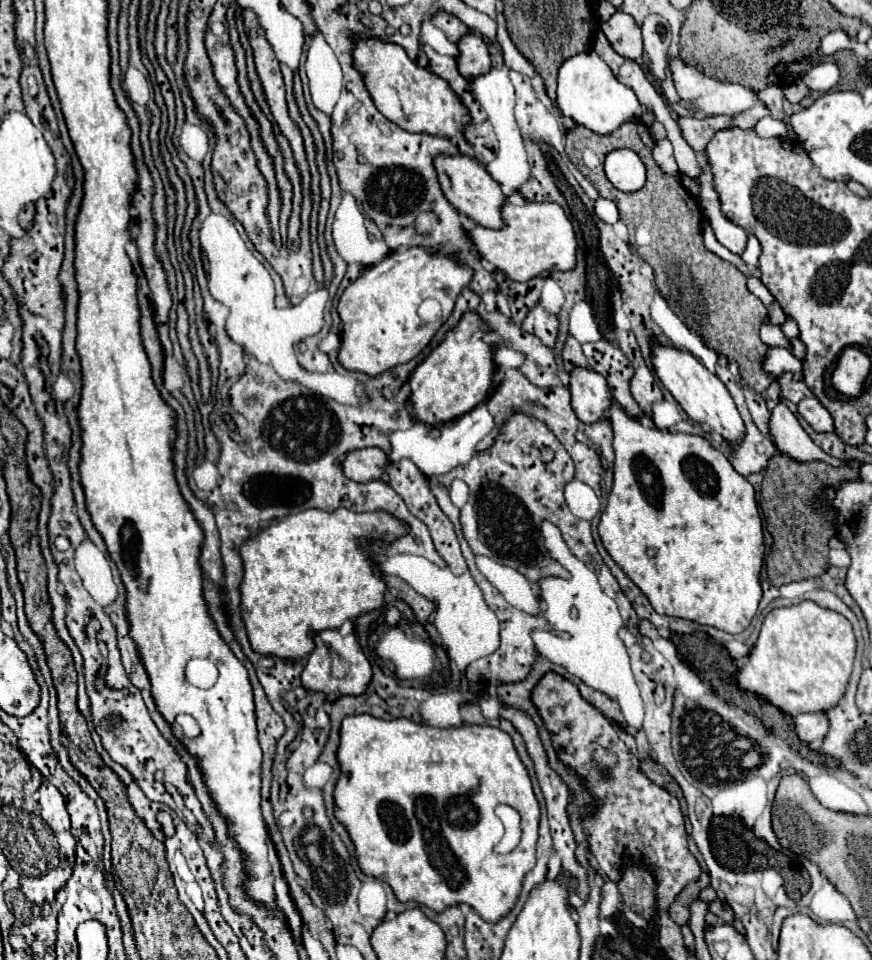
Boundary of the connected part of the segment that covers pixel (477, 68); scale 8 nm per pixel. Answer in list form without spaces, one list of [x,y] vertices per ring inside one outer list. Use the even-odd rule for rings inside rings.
[[[468,33],[460,39],[458,47],[460,47],[458,69],[466,79],[474,79],[492,69],[490,51],[488,51],[488,45],[484,43],[484,39]]]

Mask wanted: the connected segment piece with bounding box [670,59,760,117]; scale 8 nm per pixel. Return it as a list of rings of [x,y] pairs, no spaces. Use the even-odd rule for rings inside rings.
[[[680,59],[670,61],[670,67],[672,67],[672,79],[676,83],[676,91],[680,93],[680,97],[690,101],[706,117],[710,117],[710,115],[740,115],[746,109],[760,103],[756,91],[752,91],[748,87],[742,87],[738,83],[722,83],[722,81],[716,81],[712,77],[706,77],[704,73],[686,65]]]

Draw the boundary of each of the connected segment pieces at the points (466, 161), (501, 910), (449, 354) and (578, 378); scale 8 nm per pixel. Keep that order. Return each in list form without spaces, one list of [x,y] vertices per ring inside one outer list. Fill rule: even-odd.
[[[440,155],[440,157],[436,157],[434,167],[438,171],[440,187],[446,195],[446,199],[452,203],[452,207],[458,213],[464,213],[476,225],[482,225],[482,227],[490,227],[490,229],[502,229],[504,227],[500,209],[506,201],[506,195],[502,193],[500,185],[490,177],[490,173],[486,171],[486,167],[482,163],[478,163],[476,159],[464,157],[464,155],[456,155],[456,157]]]
[[[352,715],[342,721],[338,763],[342,775],[334,789],[334,811],[336,819],[348,829],[356,845],[358,865],[366,875],[382,877],[394,889],[398,901],[424,903],[434,911],[466,903],[484,921],[500,921],[512,911],[522,891],[524,875],[536,863],[534,847],[538,841],[540,805],[528,769],[508,733],[492,725],[440,729],[404,717],[382,721],[372,715]],[[500,803],[520,813],[522,829],[520,843],[506,855],[494,853],[494,845],[502,837],[502,823],[494,813]]]
[[[466,311],[458,325],[450,329],[444,341],[428,355],[428,359],[416,367],[410,377],[410,401],[416,411],[416,421],[438,425],[450,419],[458,419],[484,403],[494,389],[494,345],[484,341],[488,327],[476,311]]]
[[[576,367],[570,373],[570,393],[572,407],[578,419],[586,425],[606,419],[608,409],[614,405],[614,397],[606,379],[592,369]]]

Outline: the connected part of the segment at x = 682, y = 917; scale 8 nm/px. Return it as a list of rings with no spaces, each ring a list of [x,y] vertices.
[[[704,869],[702,877],[696,881],[696,883],[690,883],[678,897],[676,901],[670,905],[670,917],[678,923],[678,925],[686,925],[688,919],[690,919],[690,903],[694,899],[698,899],[700,891],[706,889],[710,885],[710,877],[708,877],[708,871]]]

